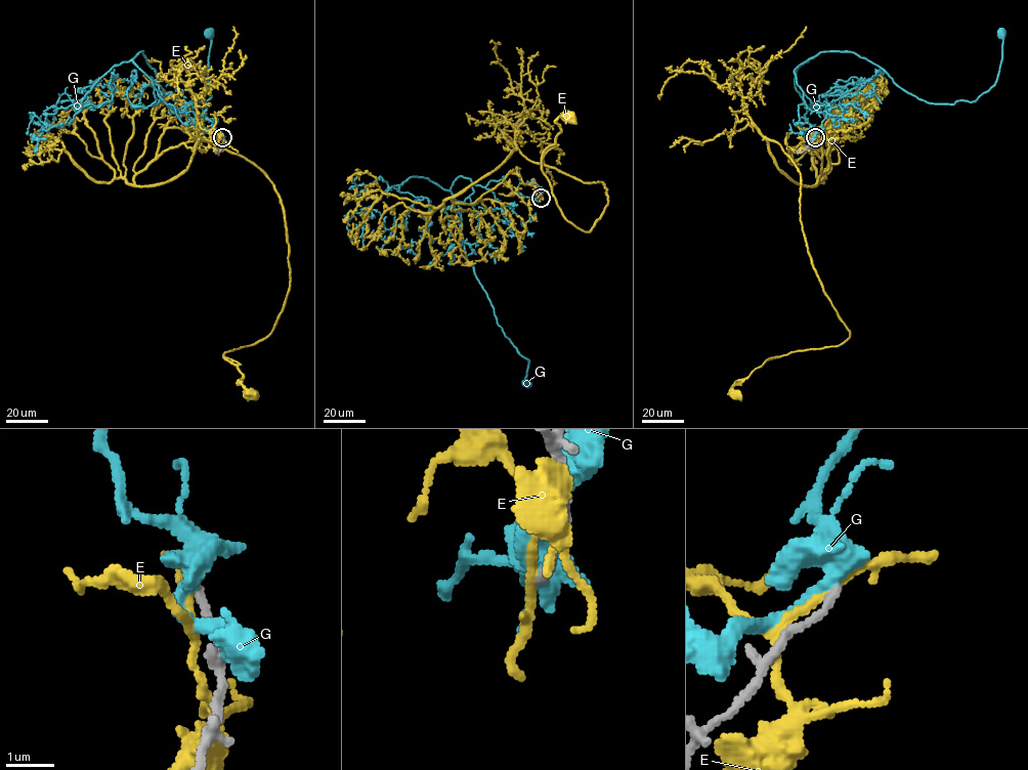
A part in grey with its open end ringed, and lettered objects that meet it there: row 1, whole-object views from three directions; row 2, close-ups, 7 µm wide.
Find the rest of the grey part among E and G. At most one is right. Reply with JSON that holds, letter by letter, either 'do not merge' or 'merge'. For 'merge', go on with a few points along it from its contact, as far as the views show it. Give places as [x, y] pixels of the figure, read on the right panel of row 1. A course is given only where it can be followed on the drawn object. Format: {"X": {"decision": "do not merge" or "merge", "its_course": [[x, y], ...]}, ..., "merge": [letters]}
{"E": {"decision": "do not merge"}, "G": {"decision": "do not merge"}, "merge": []}

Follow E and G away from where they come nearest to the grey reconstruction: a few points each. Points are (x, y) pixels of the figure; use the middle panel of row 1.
E: (541, 198), (509, 173), (452, 200), (518, 150), (602, 182), (588, 231), (542, 168), (569, 117)
G: (541, 198), (504, 179), (482, 186), (459, 176), (451, 187), (465, 255), (497, 324), (528, 360), (526, 383)

